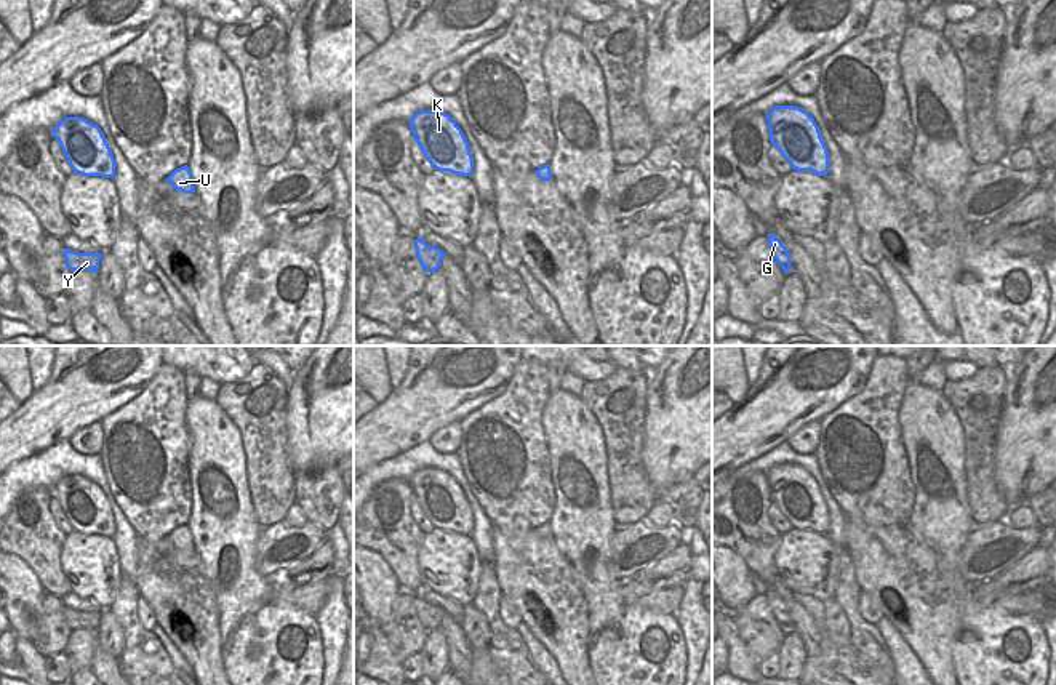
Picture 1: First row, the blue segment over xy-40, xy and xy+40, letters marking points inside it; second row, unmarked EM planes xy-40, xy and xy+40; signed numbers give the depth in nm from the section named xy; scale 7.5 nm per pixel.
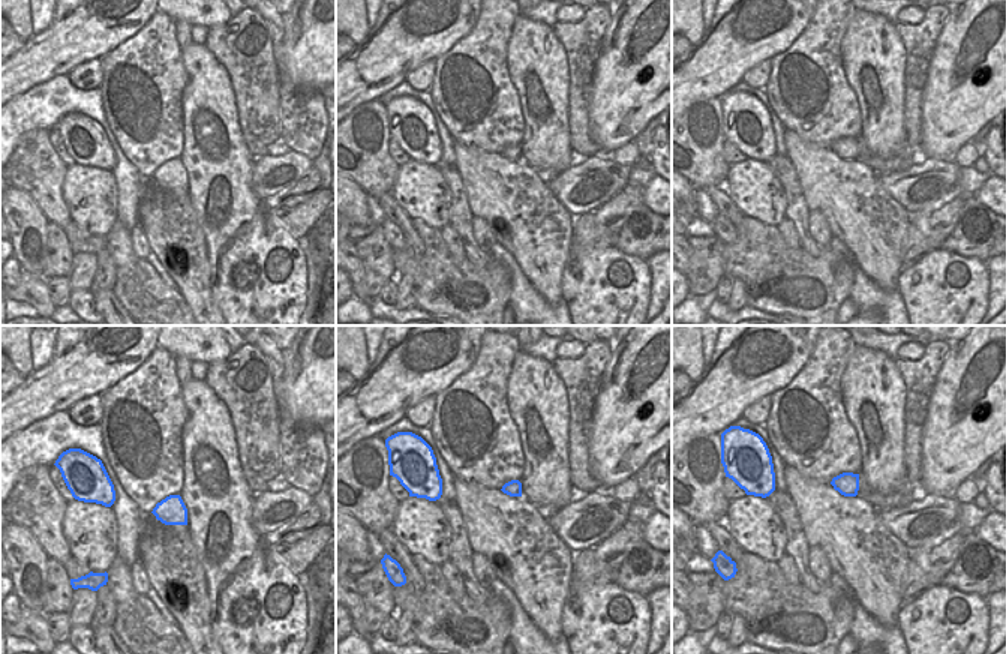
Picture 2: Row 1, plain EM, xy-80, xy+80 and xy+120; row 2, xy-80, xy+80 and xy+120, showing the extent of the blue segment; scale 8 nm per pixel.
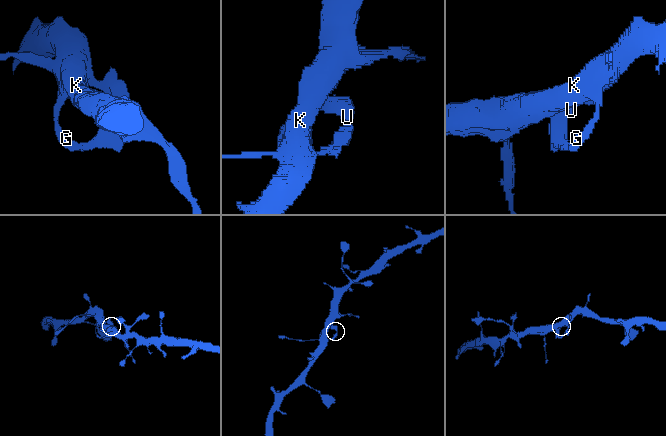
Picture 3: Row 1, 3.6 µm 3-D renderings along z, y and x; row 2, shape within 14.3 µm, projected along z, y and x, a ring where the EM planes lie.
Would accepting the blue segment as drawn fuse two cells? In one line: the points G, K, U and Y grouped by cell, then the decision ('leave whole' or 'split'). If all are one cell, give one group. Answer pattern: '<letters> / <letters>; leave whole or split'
G K U Y; leave whole

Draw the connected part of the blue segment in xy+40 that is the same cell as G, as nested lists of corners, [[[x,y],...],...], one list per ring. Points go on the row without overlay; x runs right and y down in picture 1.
[[[768,592],[768,602],[771,615],[782,626],[784,631],[790,631],[790,611],[773,592]]]

